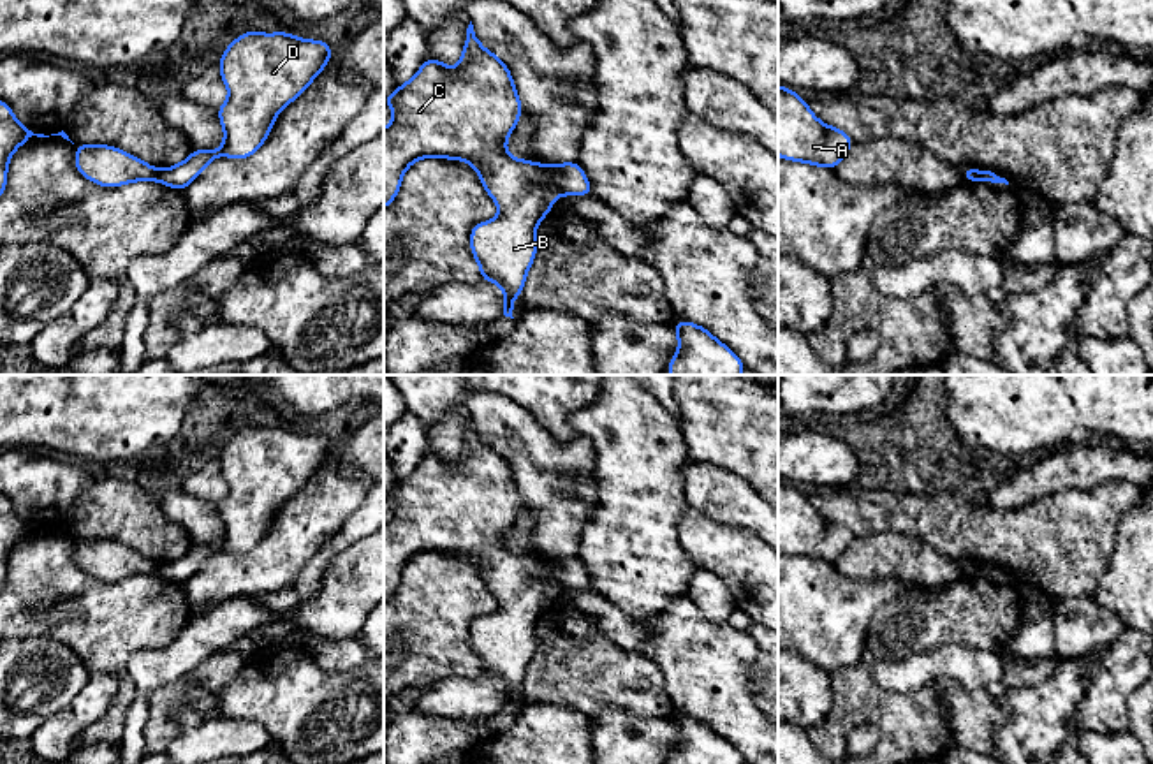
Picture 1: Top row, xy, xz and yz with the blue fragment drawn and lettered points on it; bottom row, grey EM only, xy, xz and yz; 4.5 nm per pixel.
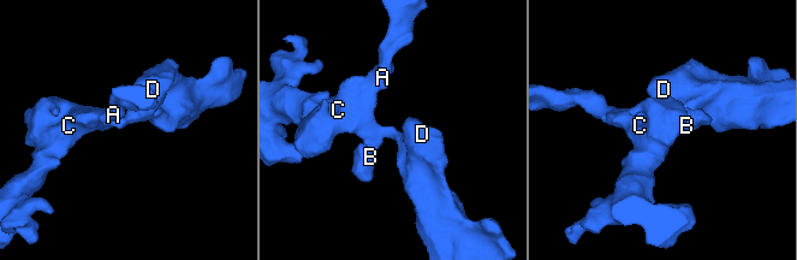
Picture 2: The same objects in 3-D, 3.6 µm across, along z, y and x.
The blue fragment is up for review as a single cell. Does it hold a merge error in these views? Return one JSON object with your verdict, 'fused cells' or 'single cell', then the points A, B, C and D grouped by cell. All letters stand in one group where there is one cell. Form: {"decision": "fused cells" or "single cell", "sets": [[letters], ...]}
{"decision": "fused cells", "sets": [["A", "B", "C"], ["D"]]}

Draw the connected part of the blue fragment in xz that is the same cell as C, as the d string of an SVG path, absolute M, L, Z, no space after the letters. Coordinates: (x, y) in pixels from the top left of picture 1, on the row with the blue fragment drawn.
M470 21L456 69L430 56L415 76L398 84L384 102L393 109L393 123L384 129L384 209L398 195L403 173L417 158L466 160L500 208L495 220L472 227L470 248L481 268L481 280L503 289L503 315L514 319L514 299L523 294L526 273L537 255L535 227L551 211L558 194L549 180L549 165L514 158L505 150L505 141L523 114L509 67L481 46Z

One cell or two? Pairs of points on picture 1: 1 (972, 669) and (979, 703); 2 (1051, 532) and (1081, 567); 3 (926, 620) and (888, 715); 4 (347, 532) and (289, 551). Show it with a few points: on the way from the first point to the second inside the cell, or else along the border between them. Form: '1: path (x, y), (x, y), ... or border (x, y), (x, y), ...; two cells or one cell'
1: border (942, 676), (956, 680), (969, 690), (984, 689); two cells
2: path (1057, 541), (1072, 558); one cell
3: path (900, 632), (866, 666), (866, 689); one cell
4: border (359, 506), (303, 565); two cells

